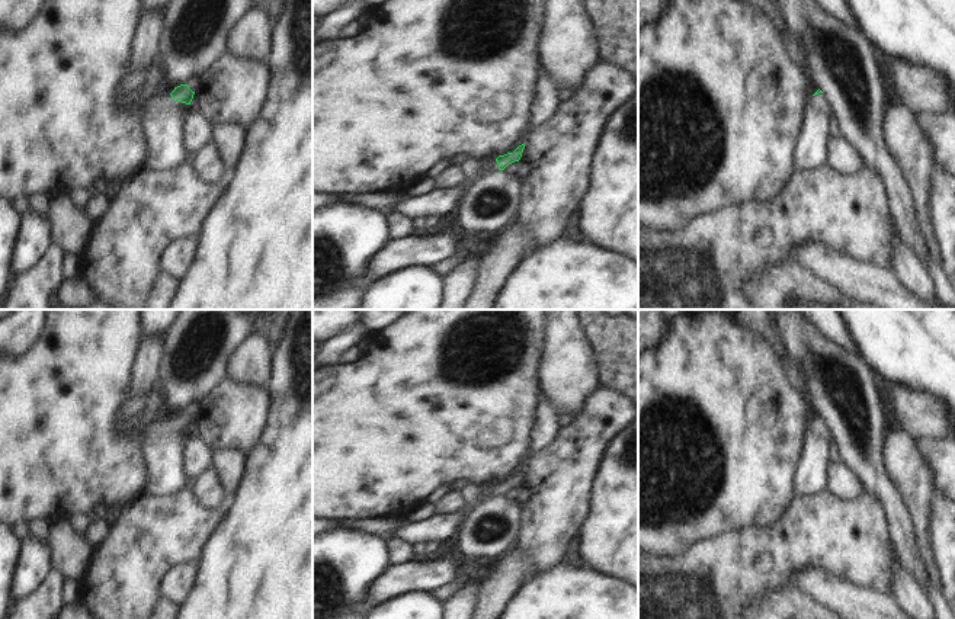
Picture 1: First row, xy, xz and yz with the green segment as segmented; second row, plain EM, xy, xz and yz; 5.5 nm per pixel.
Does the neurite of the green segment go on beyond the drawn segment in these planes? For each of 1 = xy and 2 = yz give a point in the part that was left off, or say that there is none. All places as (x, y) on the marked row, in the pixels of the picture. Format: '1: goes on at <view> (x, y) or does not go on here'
1: goes on at xy (163, 116)
2: goes on at yz (811, 151)

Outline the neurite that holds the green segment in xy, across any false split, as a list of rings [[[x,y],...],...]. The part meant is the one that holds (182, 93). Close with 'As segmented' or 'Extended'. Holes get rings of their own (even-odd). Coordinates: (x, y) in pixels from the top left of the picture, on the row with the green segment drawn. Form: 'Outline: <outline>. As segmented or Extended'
Outline: [[[188,84],[174,87],[172,93],[153,93],[141,106],[142,131],[145,135],[147,170],[176,167],[189,160],[190,154],[183,142],[185,110],[195,92]]]. Extended

